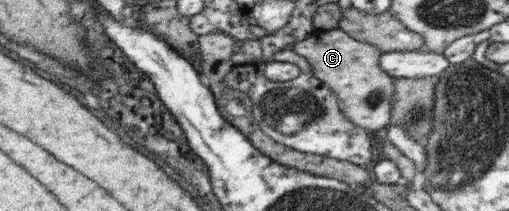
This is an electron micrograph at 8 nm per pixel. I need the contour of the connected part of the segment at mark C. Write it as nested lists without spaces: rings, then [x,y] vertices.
[[[338,28],[312,32],[304,40],[294,43],[293,51],[304,56],[315,78],[336,94],[338,107],[355,126],[367,130],[387,129],[396,102],[397,80],[387,75],[380,65],[383,54],[380,45],[356,40]]]

